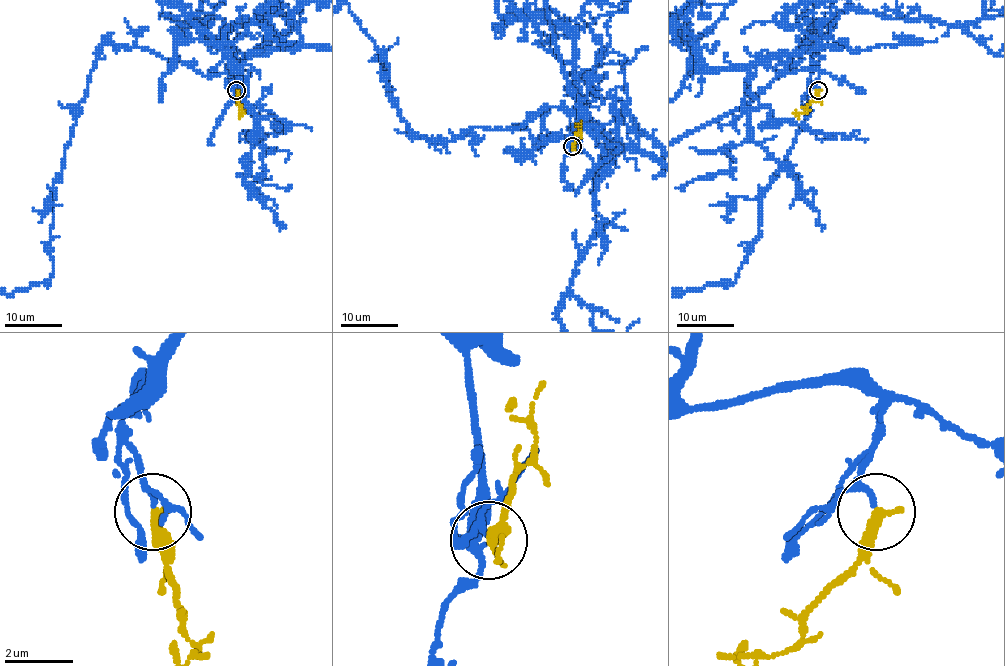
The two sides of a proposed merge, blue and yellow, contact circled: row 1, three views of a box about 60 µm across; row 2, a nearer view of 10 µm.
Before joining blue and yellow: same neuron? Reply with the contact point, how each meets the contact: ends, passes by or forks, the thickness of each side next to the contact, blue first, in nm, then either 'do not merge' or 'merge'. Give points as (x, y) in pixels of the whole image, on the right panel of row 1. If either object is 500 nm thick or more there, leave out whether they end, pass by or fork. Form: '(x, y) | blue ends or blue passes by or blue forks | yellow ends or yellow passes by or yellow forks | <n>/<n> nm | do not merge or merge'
(818, 90) | blue passes by | yellow ends | 120/340 nm | merge

